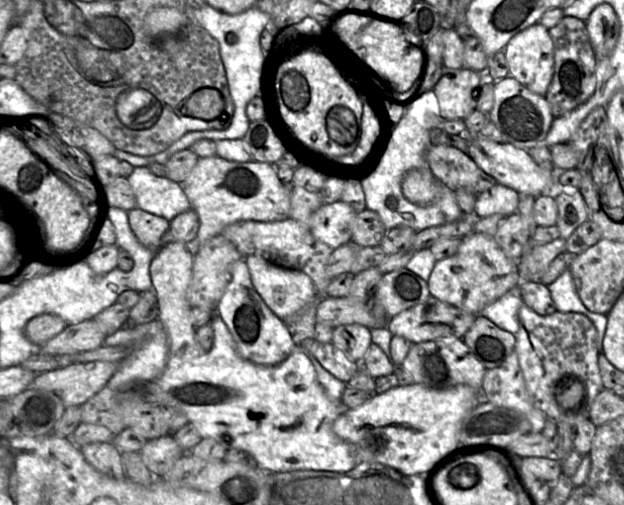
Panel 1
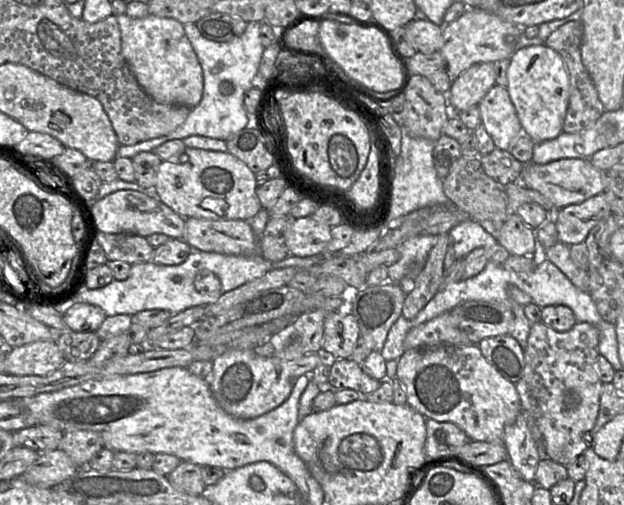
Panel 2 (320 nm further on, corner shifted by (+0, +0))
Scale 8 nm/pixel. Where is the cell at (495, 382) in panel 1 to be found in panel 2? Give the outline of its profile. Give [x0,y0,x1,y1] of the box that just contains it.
[503,411,540,482]

